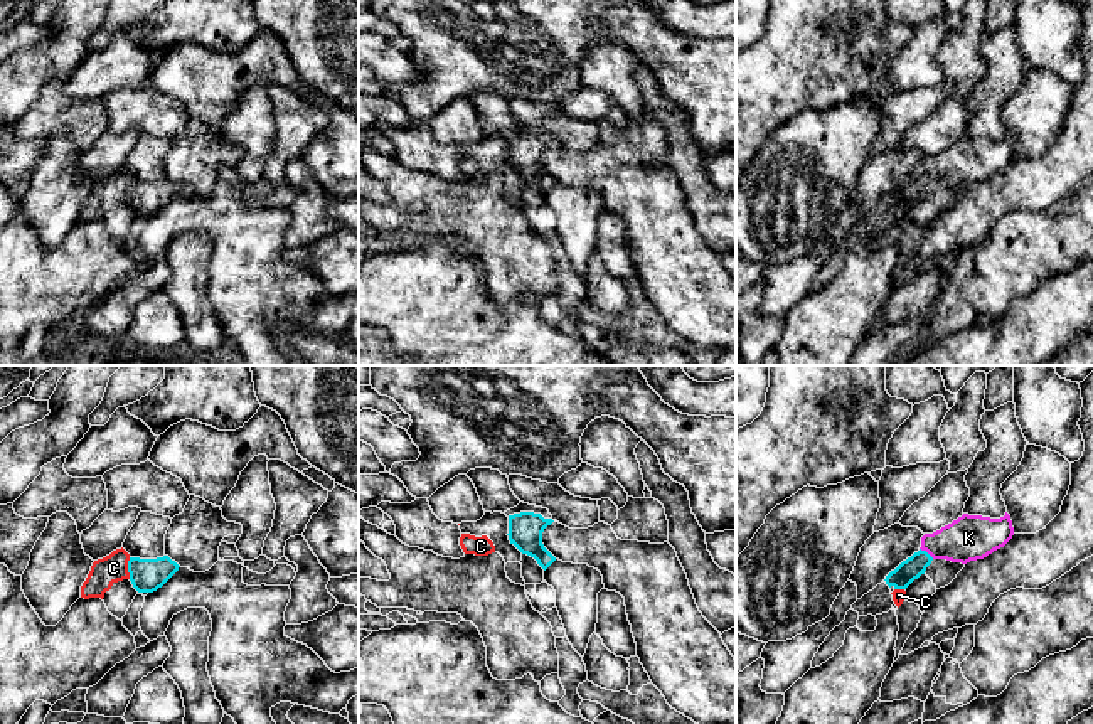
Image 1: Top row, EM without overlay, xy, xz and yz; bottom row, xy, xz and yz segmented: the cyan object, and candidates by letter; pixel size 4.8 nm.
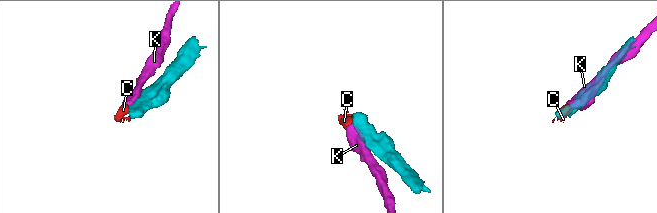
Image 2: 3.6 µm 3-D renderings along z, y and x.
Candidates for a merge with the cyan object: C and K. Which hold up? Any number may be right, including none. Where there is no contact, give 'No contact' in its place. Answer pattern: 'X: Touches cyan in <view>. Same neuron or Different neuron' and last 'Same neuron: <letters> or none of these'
C: Touches cyan in xy. Different neuron
K: Touches cyan in yz. Different neuron
Same neuron: none of these

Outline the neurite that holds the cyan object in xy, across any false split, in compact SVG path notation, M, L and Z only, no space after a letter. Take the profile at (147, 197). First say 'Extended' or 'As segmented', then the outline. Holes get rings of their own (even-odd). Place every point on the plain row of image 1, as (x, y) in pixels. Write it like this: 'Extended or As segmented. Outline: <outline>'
As segmented. Outline: M168 178L157 182L130 180L128 195L138 216L153 216L162 210L177 194L179 187Z

